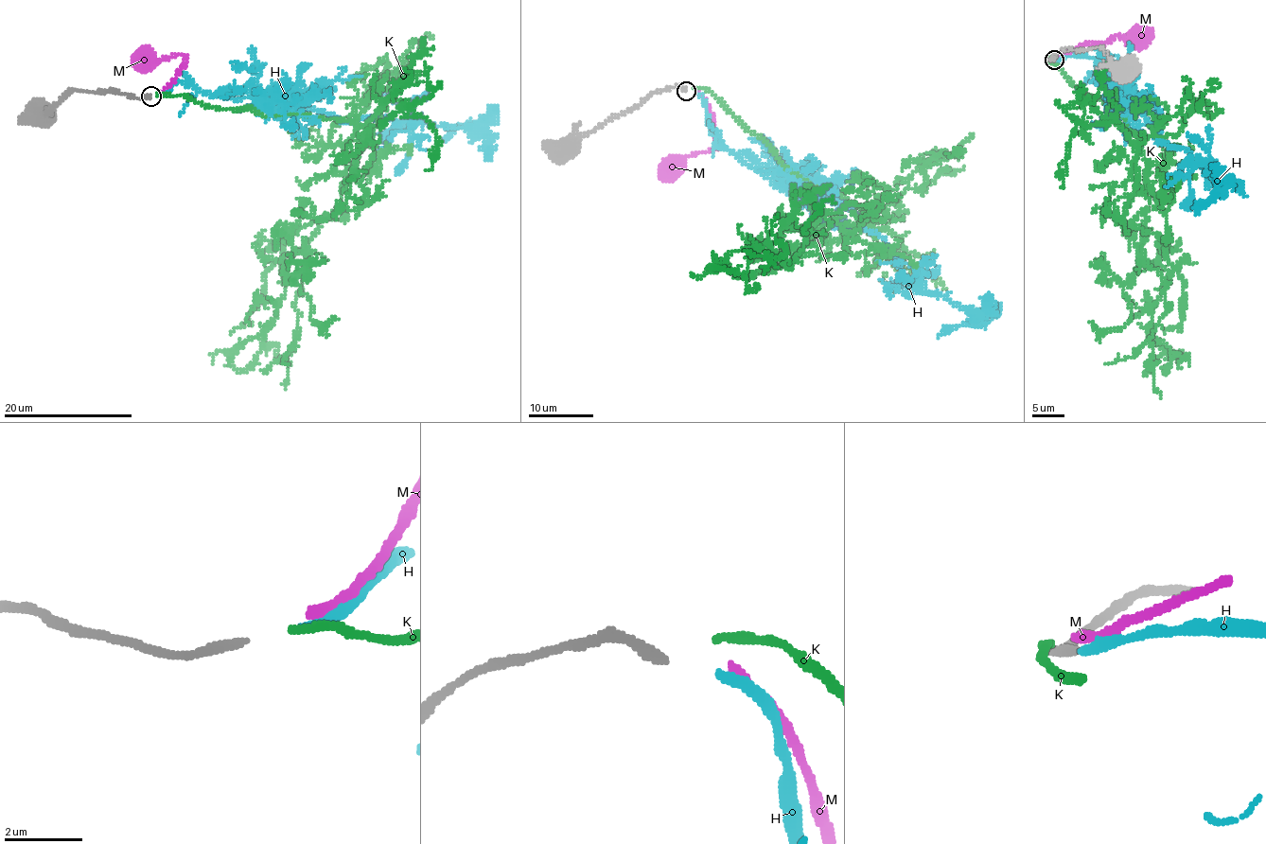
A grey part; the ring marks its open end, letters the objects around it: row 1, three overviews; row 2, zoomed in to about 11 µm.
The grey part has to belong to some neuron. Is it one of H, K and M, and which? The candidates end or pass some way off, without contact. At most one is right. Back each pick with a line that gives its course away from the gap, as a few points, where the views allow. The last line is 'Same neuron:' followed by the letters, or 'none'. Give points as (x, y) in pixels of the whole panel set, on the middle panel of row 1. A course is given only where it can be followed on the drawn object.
H: course (694, 91), (728, 150), (816, 216), (878, 233), (906, 277), (975, 313), (939, 336)
Same neuron: H

